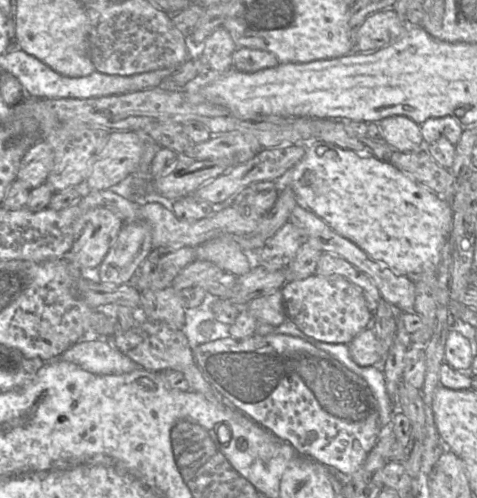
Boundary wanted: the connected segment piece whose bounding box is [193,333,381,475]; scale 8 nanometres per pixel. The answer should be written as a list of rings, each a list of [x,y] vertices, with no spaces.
[[[256,333],[244,339],[234,339],[228,336],[199,345],[193,350],[193,355],[205,379],[228,400],[233,407],[257,422],[279,439],[291,444],[300,454],[332,467],[338,475],[352,475],[359,470],[369,452],[374,448],[380,438],[379,405],[368,383],[332,355],[299,337],[287,334],[261,336]]]

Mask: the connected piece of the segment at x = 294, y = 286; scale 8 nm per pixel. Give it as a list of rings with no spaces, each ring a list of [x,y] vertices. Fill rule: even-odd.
[[[313,274],[302,280],[288,281],[281,288],[287,318],[304,334],[326,343],[345,343],[371,325],[372,314],[368,309],[362,289],[341,275],[321,276]]]

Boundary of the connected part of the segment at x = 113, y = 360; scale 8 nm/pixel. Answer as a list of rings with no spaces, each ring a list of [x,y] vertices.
[[[86,337],[66,349],[60,359],[97,375],[125,374],[139,365],[121,353],[107,339]]]

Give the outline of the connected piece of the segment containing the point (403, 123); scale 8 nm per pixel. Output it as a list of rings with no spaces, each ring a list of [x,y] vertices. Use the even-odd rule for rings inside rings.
[[[389,116],[376,123],[383,140],[395,151],[413,152],[426,149],[428,145],[423,139],[420,125],[406,116]]]

